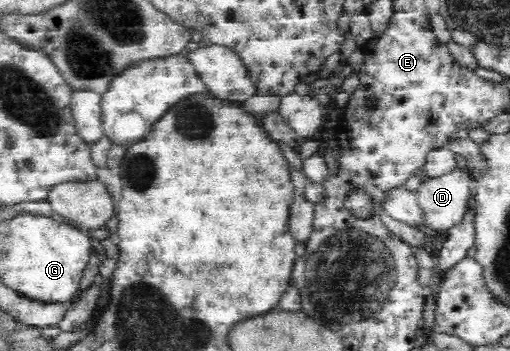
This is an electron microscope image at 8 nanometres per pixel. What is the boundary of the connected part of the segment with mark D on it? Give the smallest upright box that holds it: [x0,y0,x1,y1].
[417,167,473,231]

